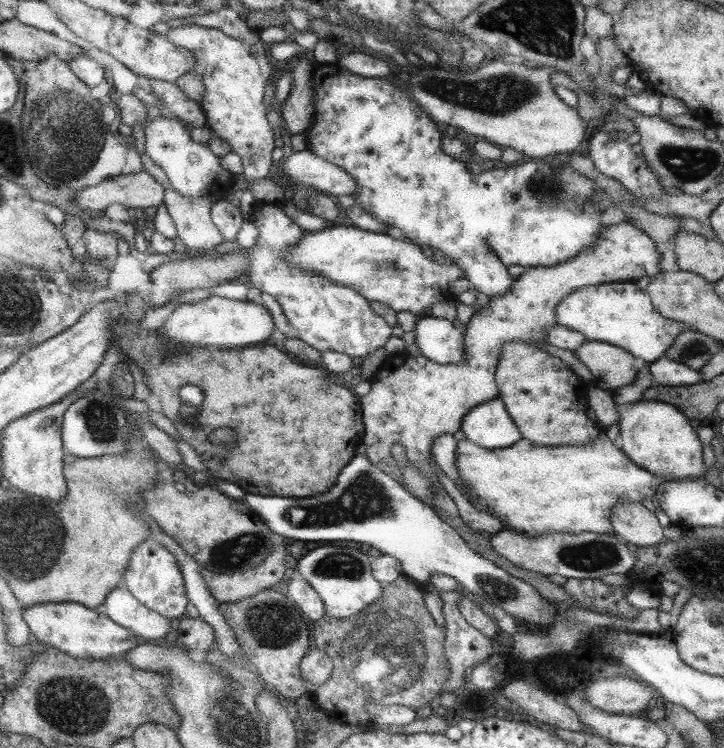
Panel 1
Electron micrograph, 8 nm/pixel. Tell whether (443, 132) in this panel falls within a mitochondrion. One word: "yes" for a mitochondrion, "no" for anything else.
no

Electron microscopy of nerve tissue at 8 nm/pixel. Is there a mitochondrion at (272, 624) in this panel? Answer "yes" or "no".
yes

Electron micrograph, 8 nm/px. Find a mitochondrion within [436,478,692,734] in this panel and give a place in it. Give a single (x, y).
(593, 555)

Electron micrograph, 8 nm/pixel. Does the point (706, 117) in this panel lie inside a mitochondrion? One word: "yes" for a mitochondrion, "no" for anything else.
no

